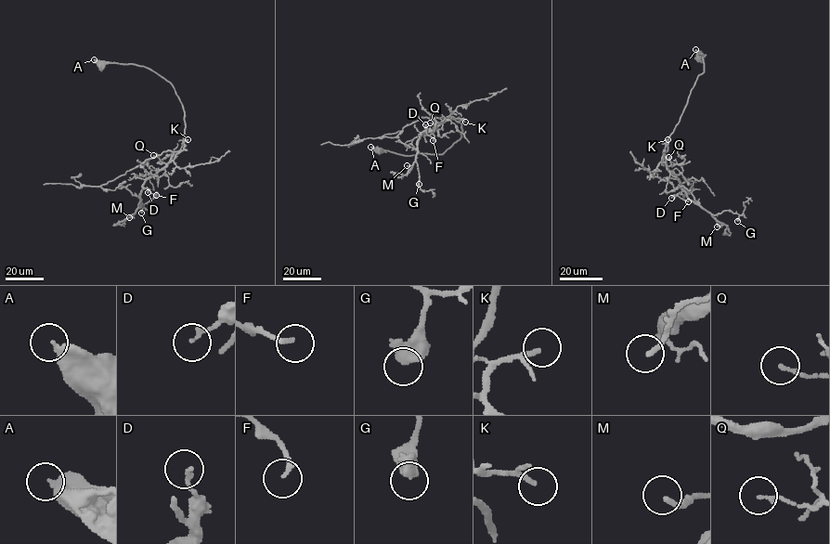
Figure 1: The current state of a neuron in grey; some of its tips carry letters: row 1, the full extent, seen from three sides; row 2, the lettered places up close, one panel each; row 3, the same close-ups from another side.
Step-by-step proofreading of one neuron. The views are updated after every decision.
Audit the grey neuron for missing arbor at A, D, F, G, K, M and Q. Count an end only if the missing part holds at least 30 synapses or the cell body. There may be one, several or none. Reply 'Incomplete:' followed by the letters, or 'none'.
Incomplete: none

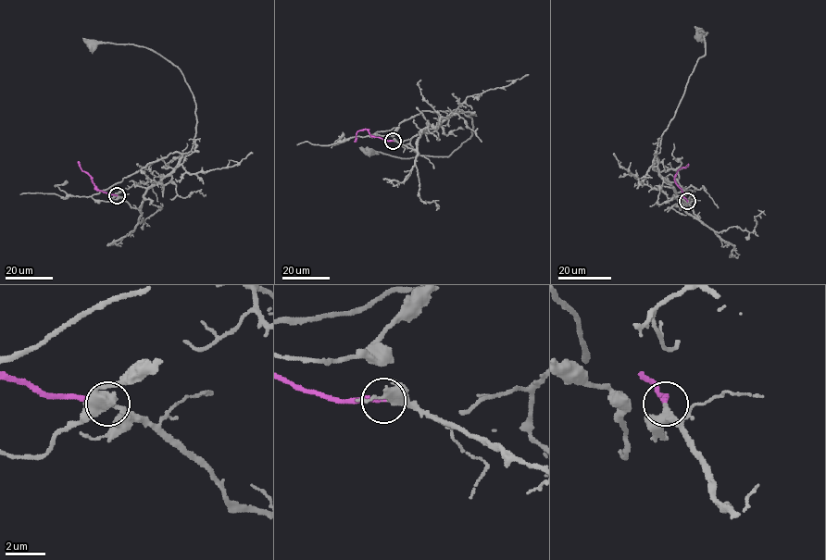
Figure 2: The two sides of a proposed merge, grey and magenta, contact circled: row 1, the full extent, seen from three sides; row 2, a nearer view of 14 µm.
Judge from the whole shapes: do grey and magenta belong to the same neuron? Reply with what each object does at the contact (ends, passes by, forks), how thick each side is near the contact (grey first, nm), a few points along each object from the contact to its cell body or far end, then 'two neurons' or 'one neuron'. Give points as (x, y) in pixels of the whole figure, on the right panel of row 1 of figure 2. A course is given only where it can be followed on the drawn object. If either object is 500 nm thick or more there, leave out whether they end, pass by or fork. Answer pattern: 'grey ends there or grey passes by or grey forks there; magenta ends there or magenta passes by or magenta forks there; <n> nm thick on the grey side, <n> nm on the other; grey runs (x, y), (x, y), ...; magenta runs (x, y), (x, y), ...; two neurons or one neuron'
grey ends there; magenta ends there; 240 nm thick on the grey side, 220 nm on the other; grey runs (687, 202), (696, 217), (659, 173), (657, 155), (688, 78), (705, 54), (707, 32), (700, 34); magenta runs (687, 202), (674, 177), (681, 168), (689, 164); one neuron

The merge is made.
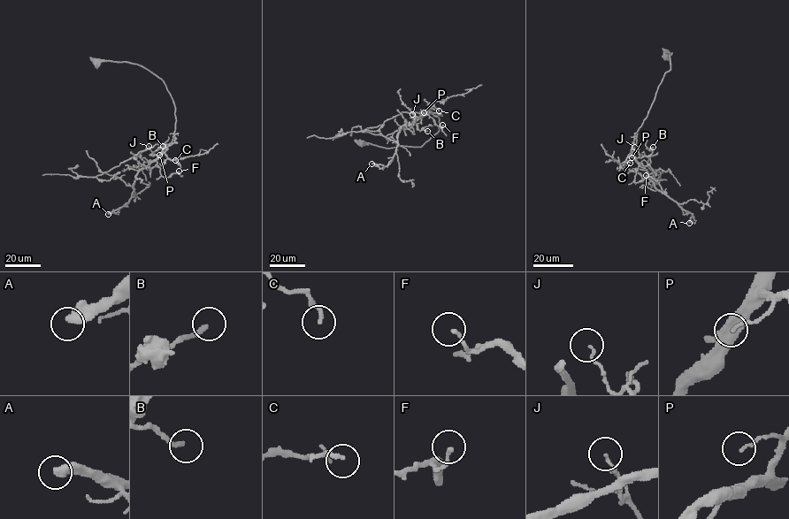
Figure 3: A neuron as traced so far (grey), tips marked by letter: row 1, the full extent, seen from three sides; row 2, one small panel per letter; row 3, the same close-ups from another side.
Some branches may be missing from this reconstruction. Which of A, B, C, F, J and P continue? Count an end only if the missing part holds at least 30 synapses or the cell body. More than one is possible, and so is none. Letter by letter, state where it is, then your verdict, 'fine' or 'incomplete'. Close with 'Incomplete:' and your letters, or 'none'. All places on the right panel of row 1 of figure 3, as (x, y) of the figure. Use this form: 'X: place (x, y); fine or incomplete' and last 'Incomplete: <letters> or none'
A: place (689, 223); incomplete
B: place (653, 147); incomplete
C: place (630, 163); fine
F: place (646, 175); fine
J: place (634, 147); fine
P: place (631, 157); fine
Incomplete: A, B

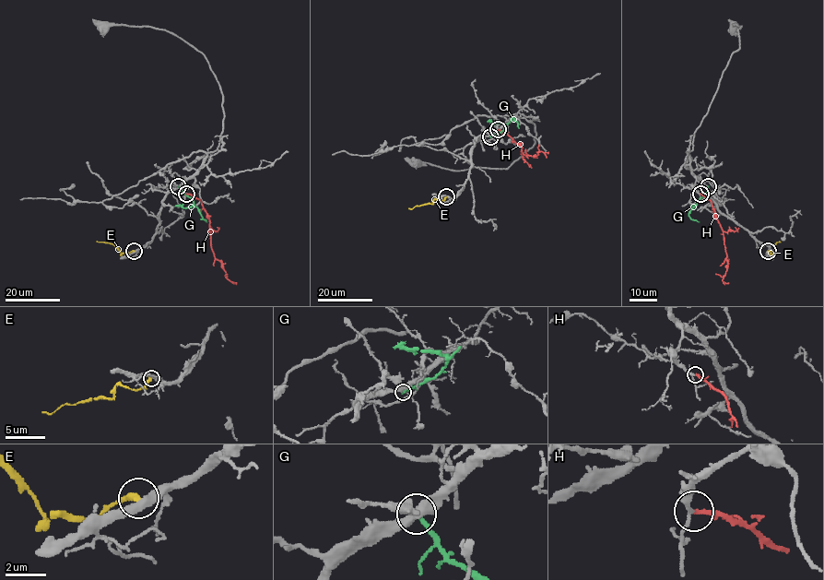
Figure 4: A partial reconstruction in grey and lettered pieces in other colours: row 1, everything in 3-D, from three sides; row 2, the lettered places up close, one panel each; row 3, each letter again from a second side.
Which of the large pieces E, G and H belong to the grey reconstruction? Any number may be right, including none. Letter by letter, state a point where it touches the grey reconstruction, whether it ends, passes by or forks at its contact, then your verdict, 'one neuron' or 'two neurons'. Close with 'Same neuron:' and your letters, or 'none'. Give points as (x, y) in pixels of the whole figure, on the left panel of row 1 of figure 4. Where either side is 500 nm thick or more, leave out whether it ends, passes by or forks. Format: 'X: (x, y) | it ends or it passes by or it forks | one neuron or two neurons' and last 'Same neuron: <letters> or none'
E: (134, 251) | it ends | two neurons
G: (178, 186) | it ends | two neurons
H: (186, 194) | it ends | one neuron
Same neuron: H

